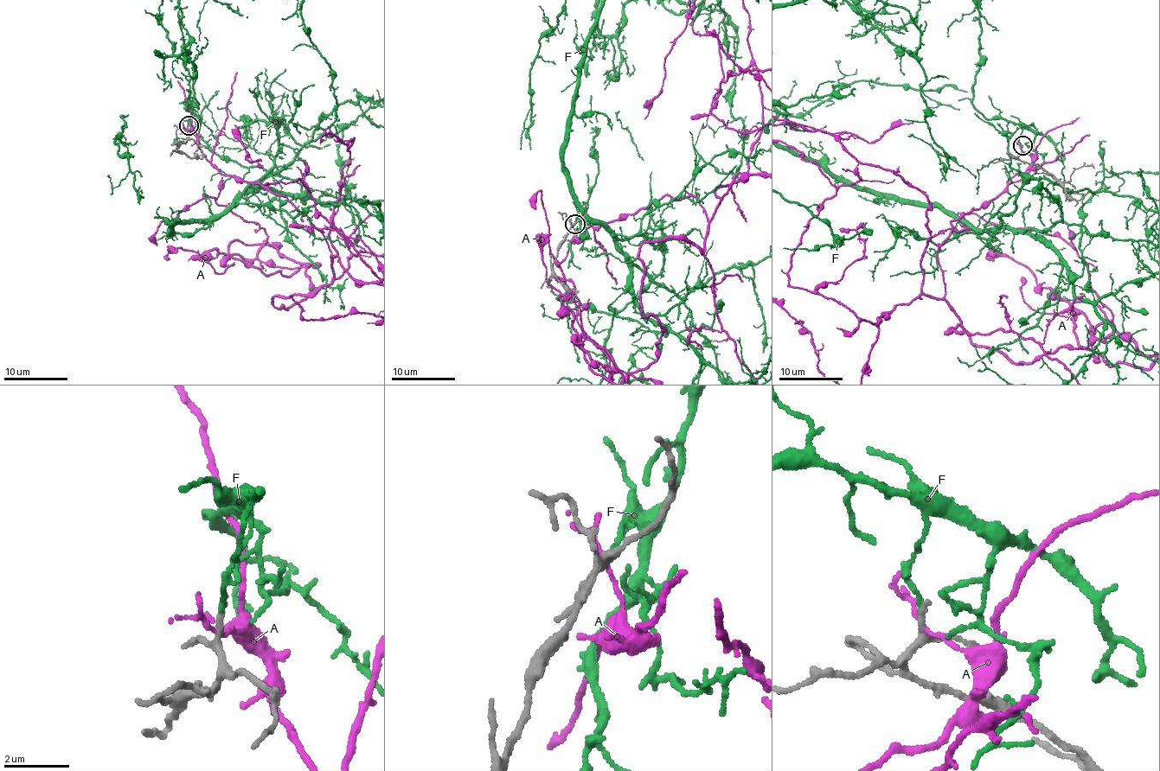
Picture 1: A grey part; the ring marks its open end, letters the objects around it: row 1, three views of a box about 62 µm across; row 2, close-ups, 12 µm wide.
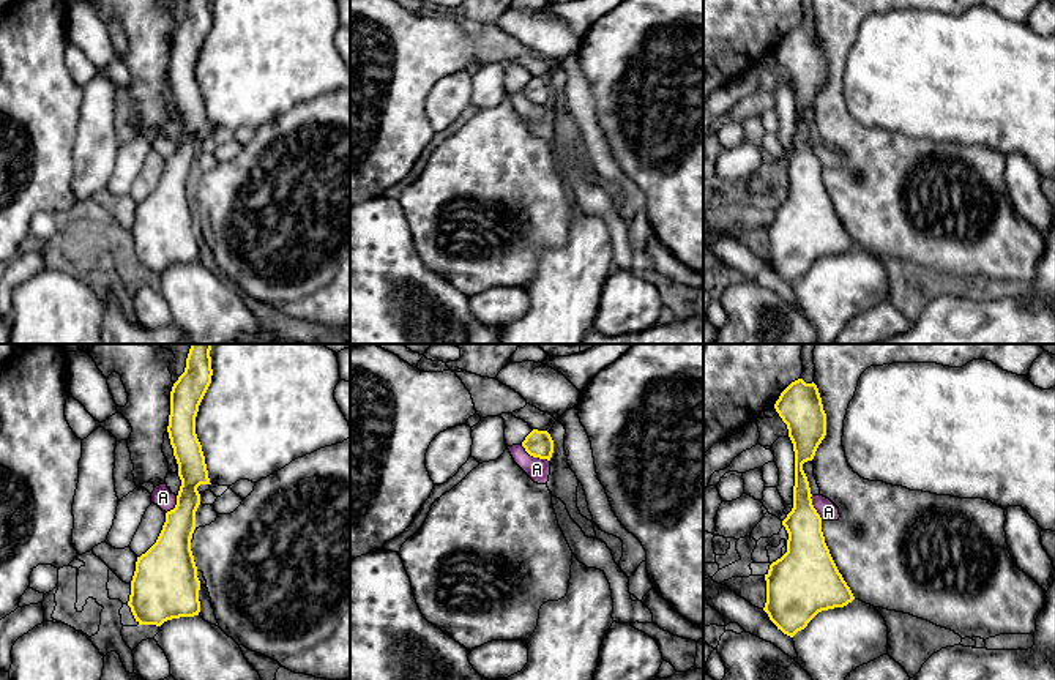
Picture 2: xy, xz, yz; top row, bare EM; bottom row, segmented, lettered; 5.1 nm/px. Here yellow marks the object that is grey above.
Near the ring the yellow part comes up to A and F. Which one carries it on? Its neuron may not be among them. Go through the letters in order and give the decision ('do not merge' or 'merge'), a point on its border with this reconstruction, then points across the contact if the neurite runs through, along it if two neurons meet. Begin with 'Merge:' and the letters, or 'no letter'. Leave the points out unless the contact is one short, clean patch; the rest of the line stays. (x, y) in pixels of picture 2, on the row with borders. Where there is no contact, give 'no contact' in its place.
Merge: no letter
A: do not merge; contact xz (535, 456); border xz (521, 445), (530, 455), (549, 461)
F: do not merge; no contact

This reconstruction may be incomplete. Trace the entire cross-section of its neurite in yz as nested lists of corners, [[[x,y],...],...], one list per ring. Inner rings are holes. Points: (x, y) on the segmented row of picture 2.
[[[803,379],[792,382],[774,404],[787,424],[795,451],[793,508],[782,521],[788,533],[787,552],[770,565],[765,574],[766,603],[763,611],[784,634],[793,637],[822,611],[844,607],[855,600],[850,587],[839,573],[822,532],[822,517],[812,505],[812,494],[803,464],[812,461],[826,435],[826,413],[817,385]]]

